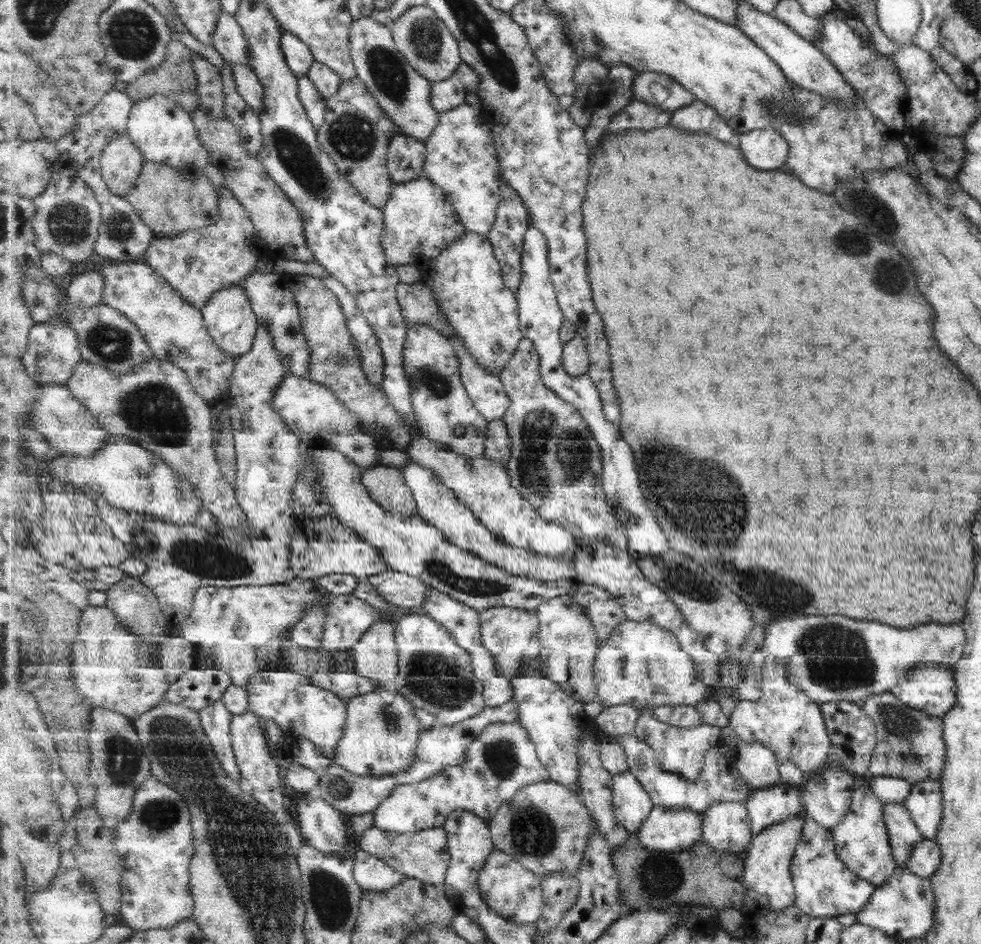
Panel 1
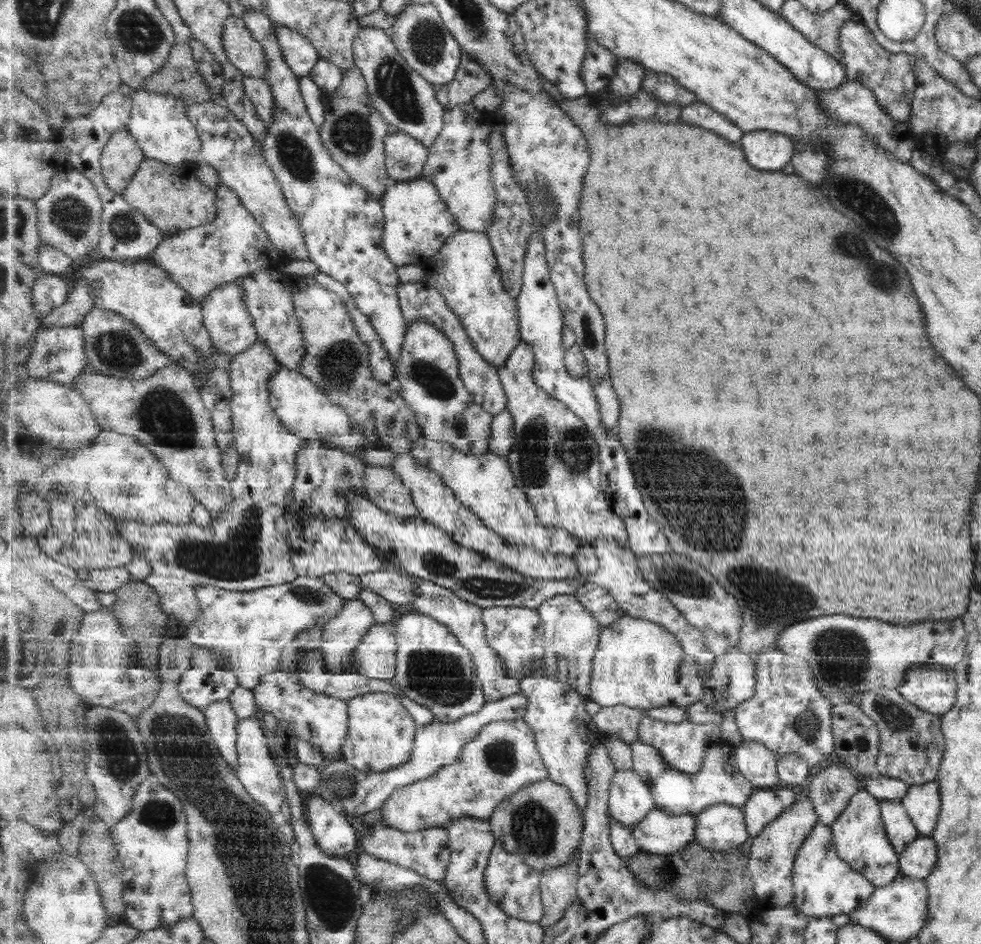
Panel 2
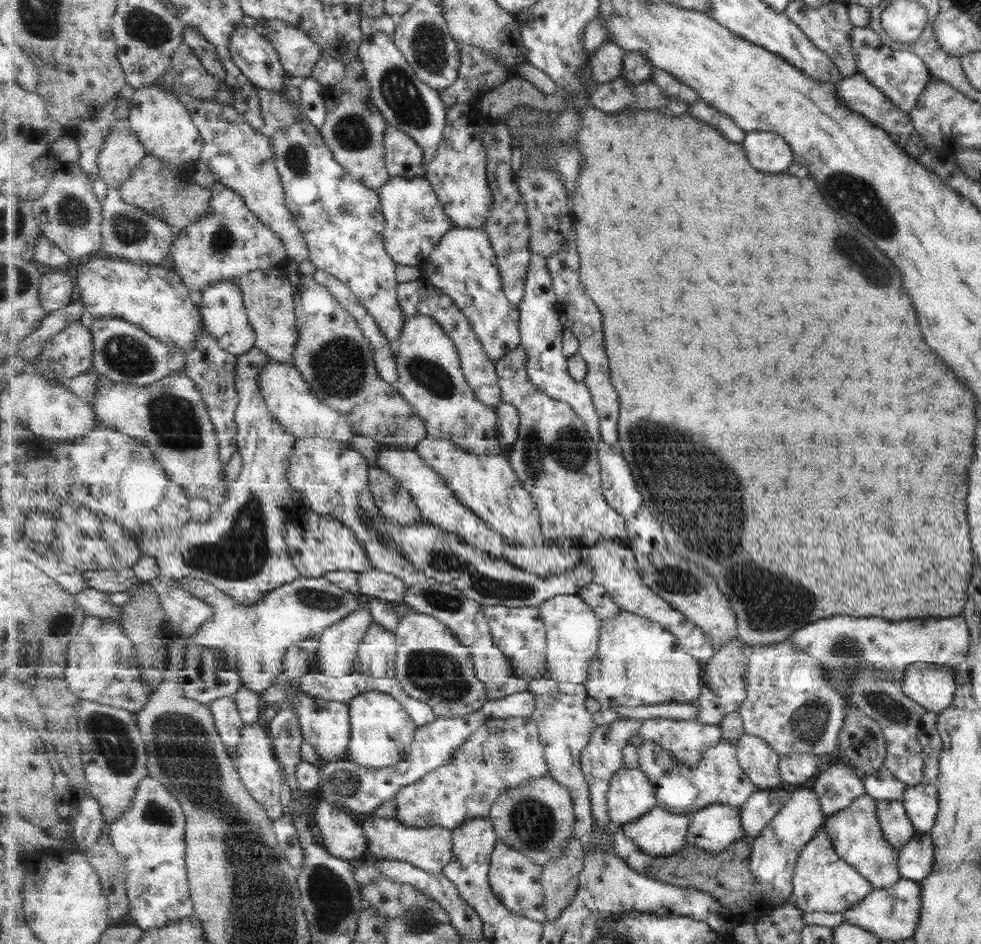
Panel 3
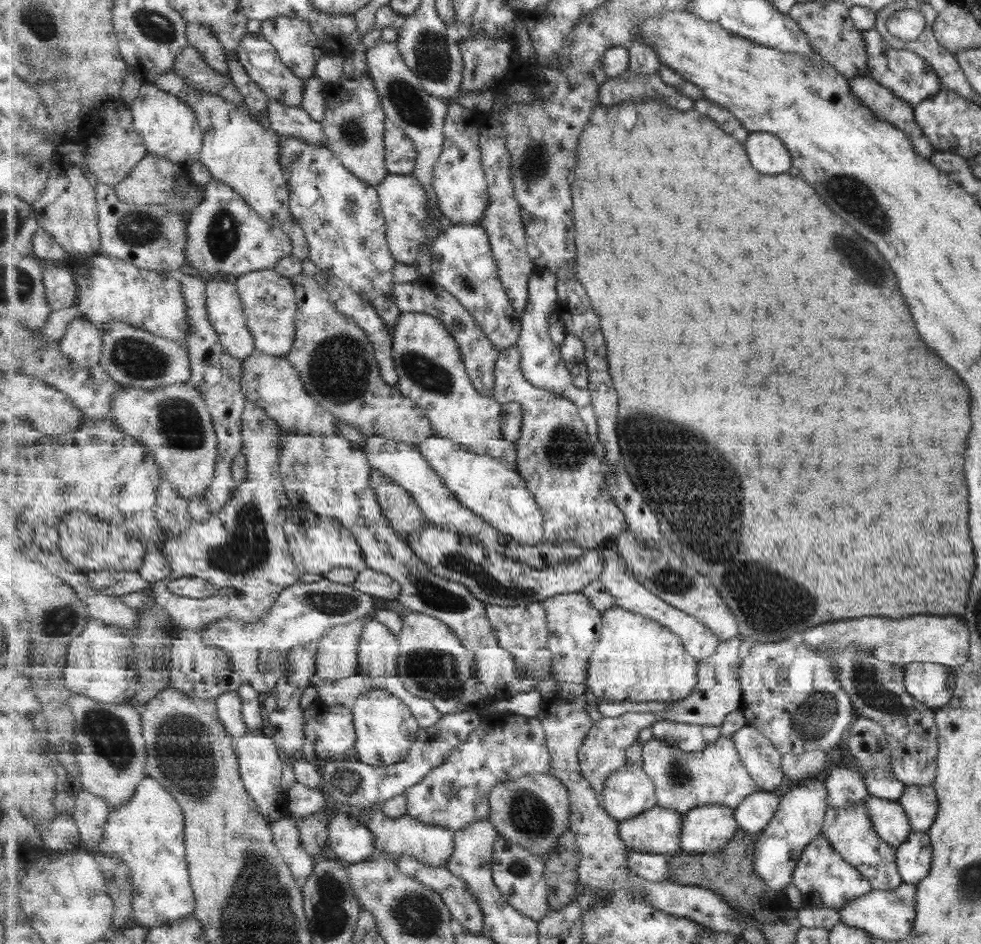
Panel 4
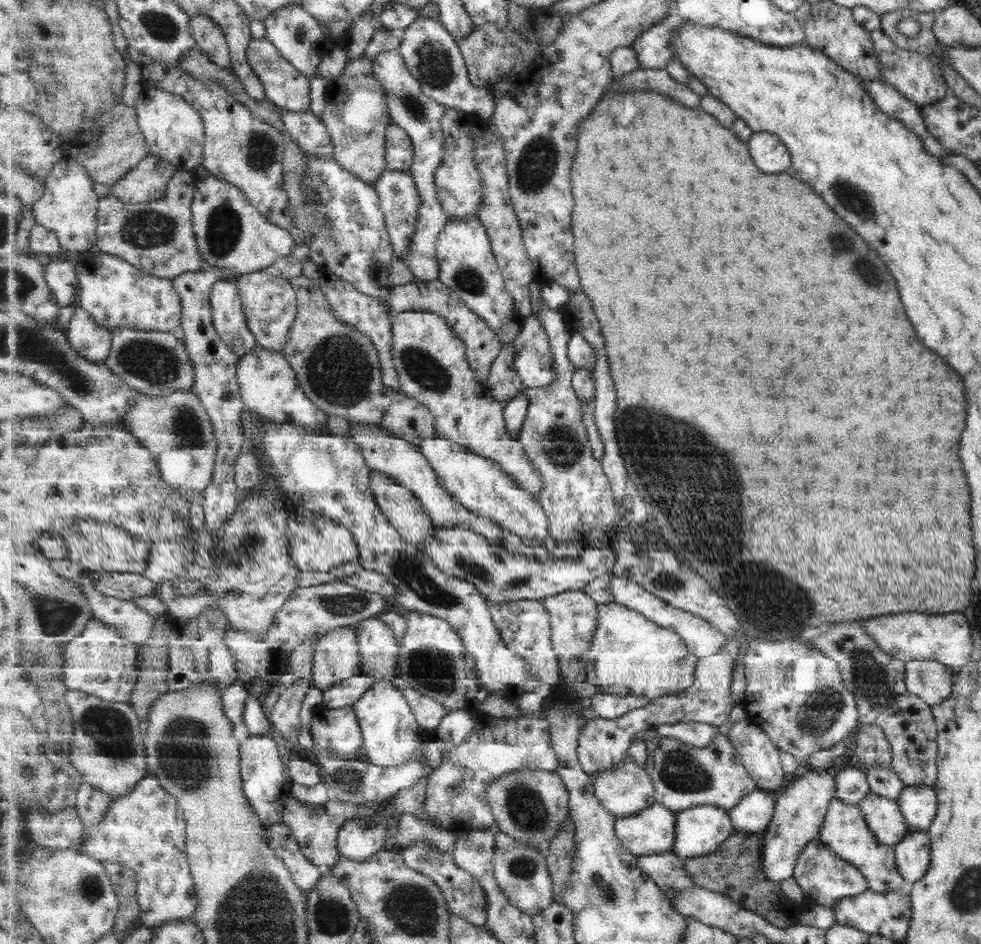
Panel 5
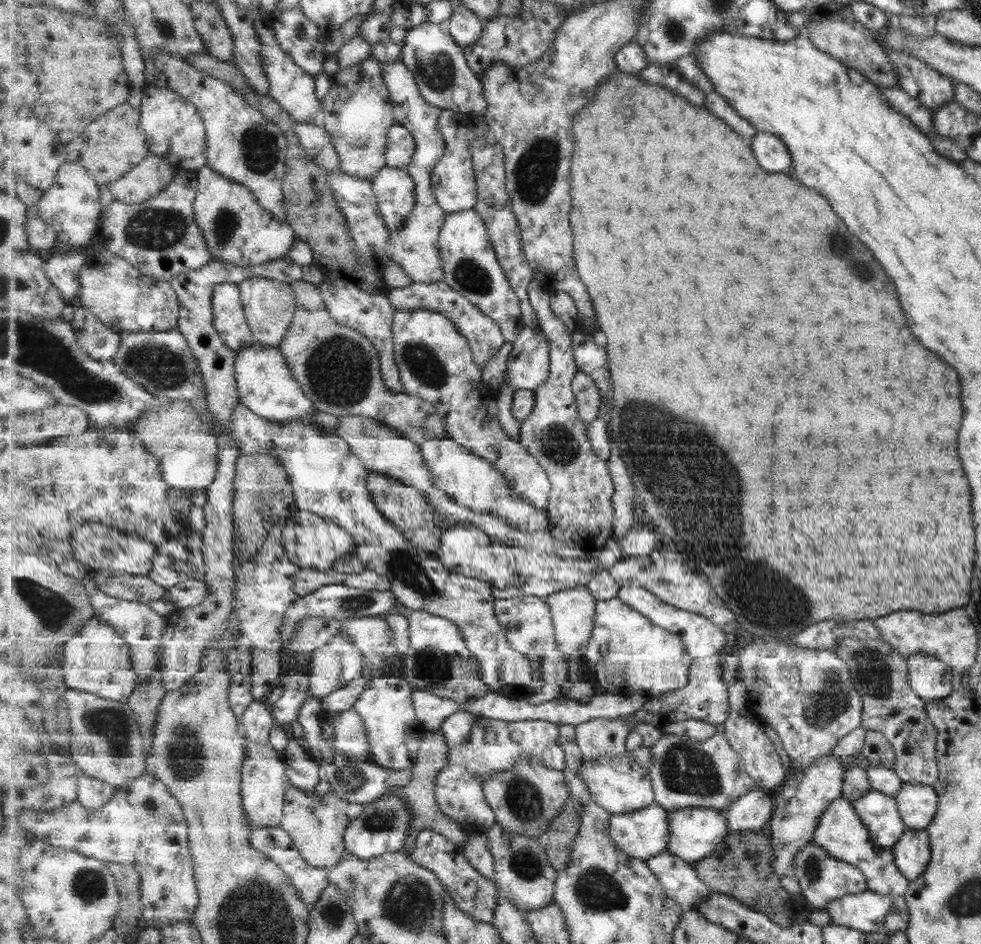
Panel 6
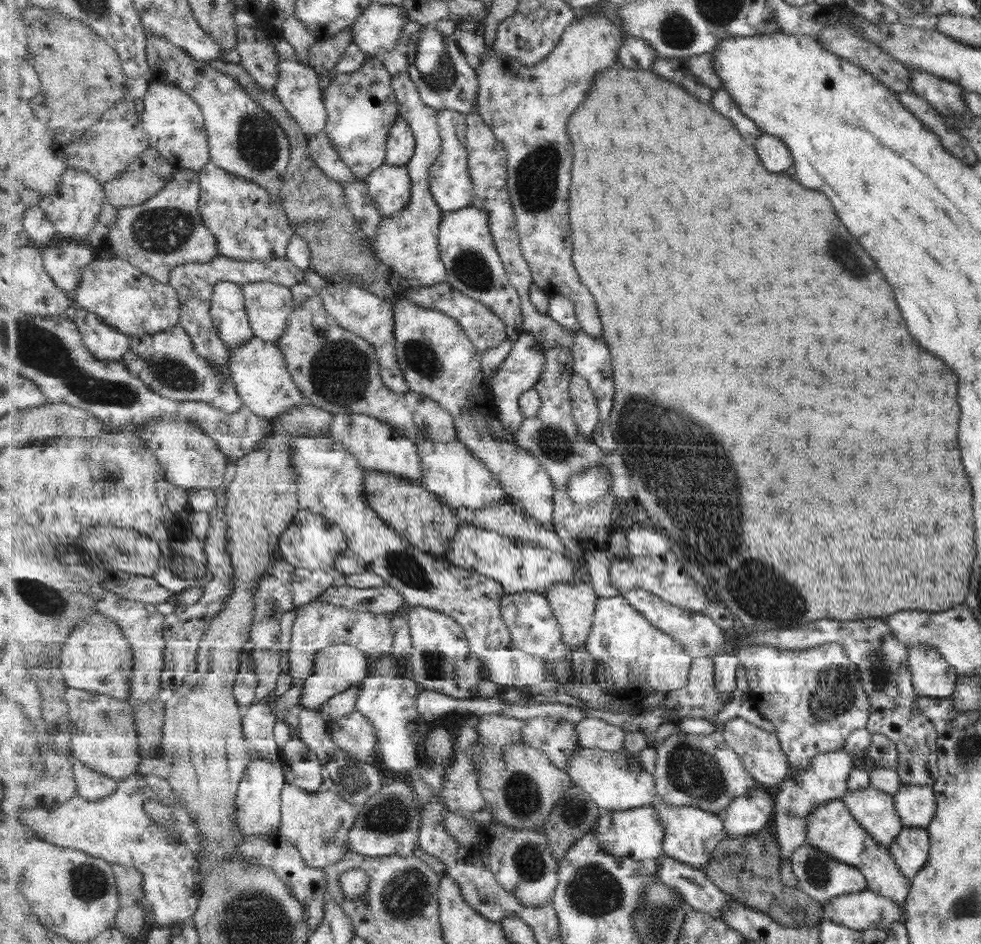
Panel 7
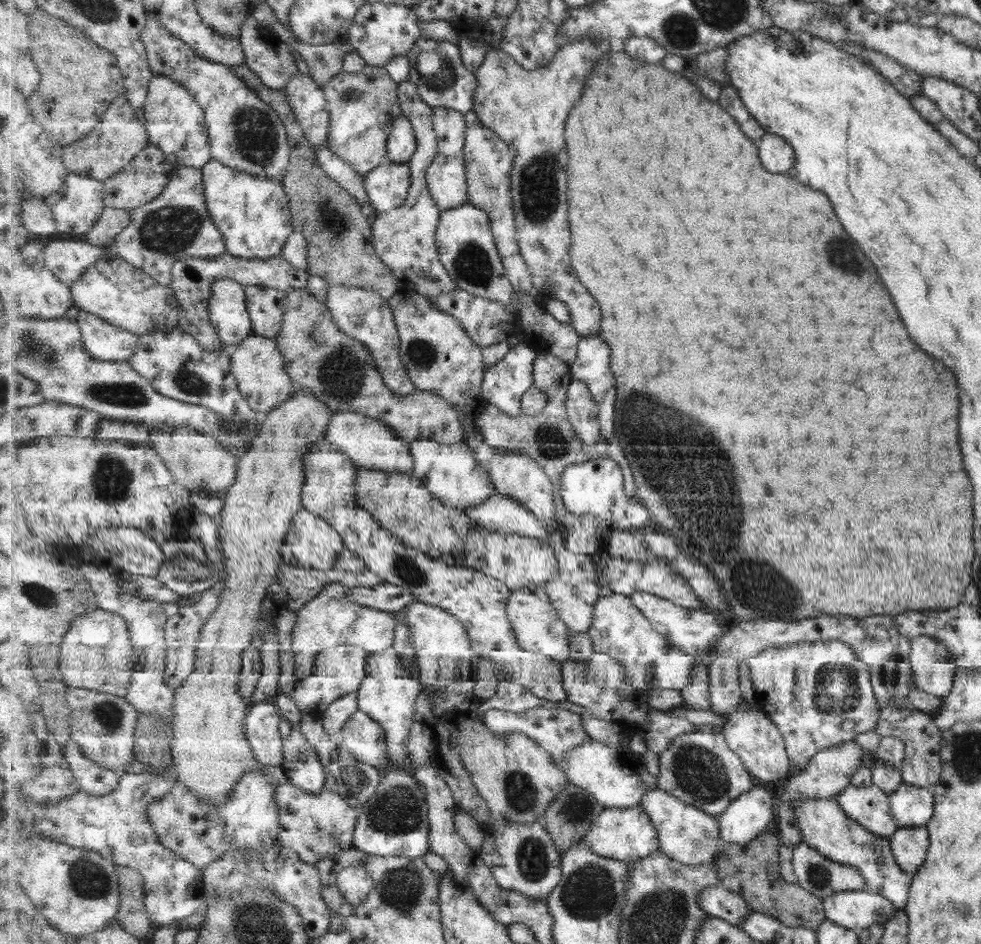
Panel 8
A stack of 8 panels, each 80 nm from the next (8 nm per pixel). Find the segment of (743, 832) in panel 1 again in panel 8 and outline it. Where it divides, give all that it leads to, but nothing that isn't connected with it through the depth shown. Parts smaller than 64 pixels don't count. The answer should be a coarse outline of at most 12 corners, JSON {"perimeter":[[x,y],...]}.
{"perimeter":[[652,788],[640,805],[660,851],[679,863],[716,858],[718,816]]}

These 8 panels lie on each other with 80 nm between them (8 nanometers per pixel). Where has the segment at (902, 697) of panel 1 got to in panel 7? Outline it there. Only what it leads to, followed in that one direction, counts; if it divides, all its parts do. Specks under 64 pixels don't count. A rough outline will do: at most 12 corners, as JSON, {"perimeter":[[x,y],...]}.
{"perimeter":[[927,645],[909,649],[911,687],[919,697],[949,697],[954,668]]}

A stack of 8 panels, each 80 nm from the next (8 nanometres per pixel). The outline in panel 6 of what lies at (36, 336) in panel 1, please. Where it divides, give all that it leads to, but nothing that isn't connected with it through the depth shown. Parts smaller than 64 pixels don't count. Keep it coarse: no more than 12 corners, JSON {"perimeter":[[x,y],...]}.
{"perimeter":[[76,304],[72,320],[81,348],[114,359],[121,335]]}

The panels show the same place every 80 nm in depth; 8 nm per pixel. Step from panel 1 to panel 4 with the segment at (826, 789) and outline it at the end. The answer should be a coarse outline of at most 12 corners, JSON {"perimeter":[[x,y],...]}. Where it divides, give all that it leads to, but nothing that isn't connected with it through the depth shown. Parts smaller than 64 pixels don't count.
{"perimeter":[[831,768],[821,777],[828,806],[847,808],[868,795],[863,776]]}

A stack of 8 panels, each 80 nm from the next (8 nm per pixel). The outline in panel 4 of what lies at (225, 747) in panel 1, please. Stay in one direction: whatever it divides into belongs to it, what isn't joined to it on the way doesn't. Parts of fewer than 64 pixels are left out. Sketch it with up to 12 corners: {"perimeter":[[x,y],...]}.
{"perimeter":[[239,692],[217,699],[228,735],[240,739],[251,729],[244,721]]}

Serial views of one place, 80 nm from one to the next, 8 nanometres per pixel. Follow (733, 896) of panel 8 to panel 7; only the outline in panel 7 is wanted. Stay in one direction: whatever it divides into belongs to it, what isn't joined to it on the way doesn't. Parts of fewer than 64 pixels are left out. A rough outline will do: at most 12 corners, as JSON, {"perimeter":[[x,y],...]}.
{"perimeter":[[667,855],[658,877],[693,911],[723,914],[735,901],[702,868]]}

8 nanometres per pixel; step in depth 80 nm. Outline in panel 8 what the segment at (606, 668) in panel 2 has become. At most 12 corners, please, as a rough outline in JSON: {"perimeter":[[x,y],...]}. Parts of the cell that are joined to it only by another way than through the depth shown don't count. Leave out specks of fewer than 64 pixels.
{"perimeter":[[603,593],[594,653],[639,693],[683,691],[698,658],[659,634],[629,595]]}

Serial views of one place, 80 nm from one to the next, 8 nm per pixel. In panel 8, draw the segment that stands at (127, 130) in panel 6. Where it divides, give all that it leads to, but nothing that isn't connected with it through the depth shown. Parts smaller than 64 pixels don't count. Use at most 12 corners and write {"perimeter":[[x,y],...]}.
{"perimeter":[[126,95],[98,130],[62,149],[68,171],[103,182],[151,146]]}

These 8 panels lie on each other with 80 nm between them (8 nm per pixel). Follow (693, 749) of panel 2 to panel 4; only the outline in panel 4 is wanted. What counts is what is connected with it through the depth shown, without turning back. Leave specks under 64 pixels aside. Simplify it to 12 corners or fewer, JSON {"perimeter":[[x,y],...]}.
{"perimeter":[[657,721],[652,736],[691,753],[715,744],[720,726]]}

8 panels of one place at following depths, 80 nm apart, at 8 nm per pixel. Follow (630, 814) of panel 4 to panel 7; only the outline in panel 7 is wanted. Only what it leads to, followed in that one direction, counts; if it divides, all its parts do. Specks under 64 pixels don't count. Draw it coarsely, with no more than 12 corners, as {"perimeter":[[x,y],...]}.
{"perimeter":[[580,747],[567,771],[601,810],[652,806],[637,754]]}

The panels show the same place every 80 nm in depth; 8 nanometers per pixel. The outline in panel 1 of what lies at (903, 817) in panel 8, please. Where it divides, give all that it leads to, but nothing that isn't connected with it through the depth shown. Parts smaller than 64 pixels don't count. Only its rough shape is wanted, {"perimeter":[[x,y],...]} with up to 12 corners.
{"perimeter":[[939,781],[910,785],[902,802],[922,839],[933,841],[941,820]]}

